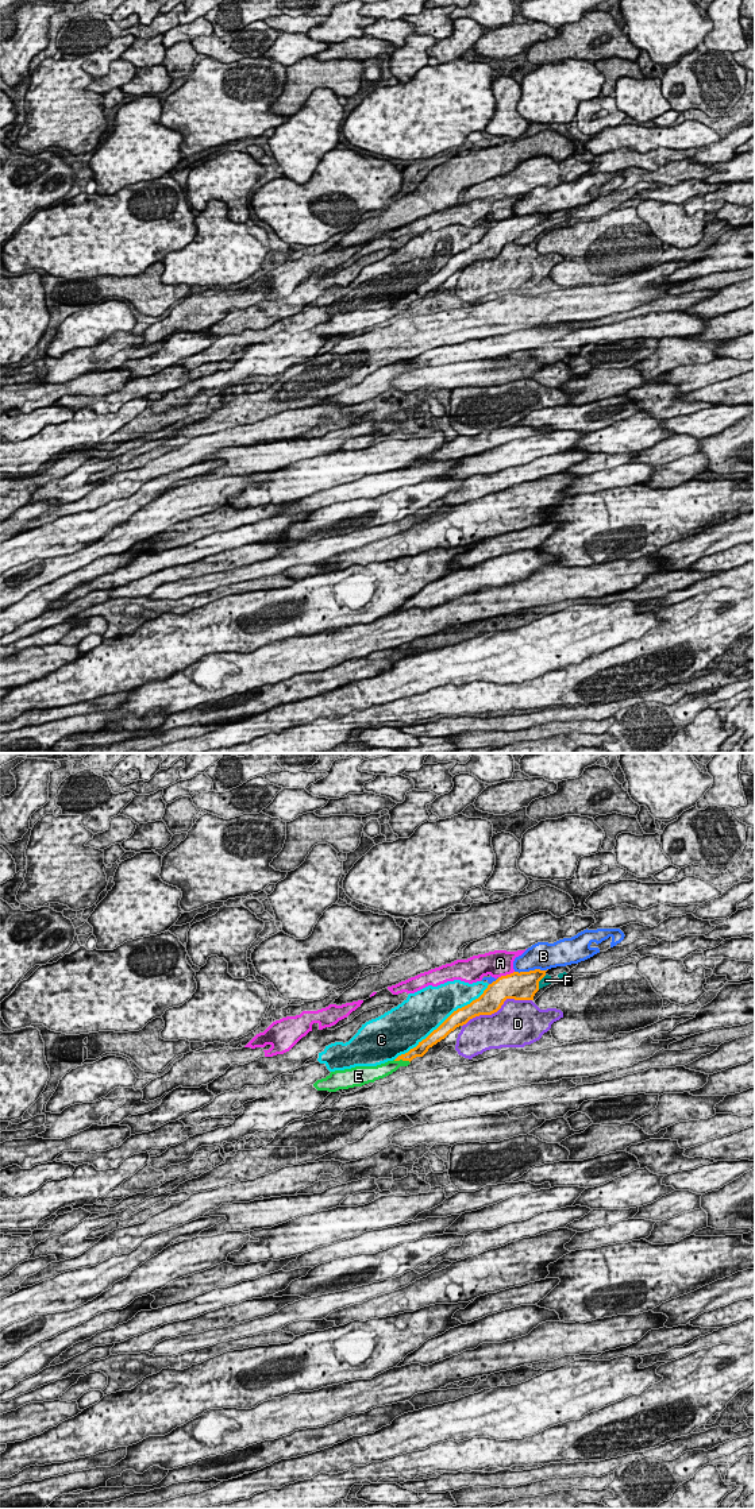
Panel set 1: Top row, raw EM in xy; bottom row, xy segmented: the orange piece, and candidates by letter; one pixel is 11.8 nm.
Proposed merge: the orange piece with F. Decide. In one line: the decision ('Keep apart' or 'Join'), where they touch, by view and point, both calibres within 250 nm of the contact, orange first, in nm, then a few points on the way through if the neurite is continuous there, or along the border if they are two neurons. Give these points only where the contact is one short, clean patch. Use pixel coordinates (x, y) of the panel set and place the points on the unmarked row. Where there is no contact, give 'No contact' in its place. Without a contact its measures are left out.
Keep apart. Touches orange at xy (539, 224). Thickness 340 nm (orange) against 120 nm. Boundary: xy (546, 219), (539, 226), (538, 232)

